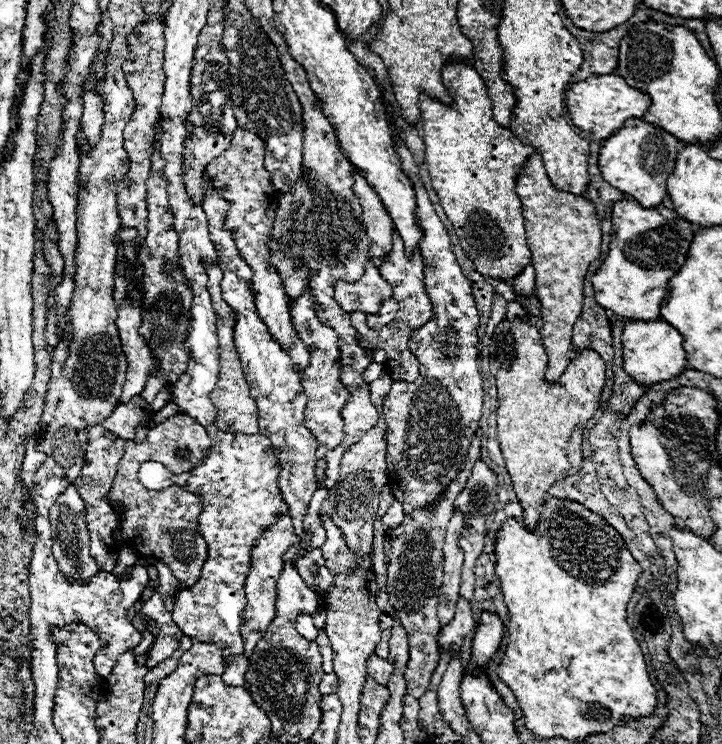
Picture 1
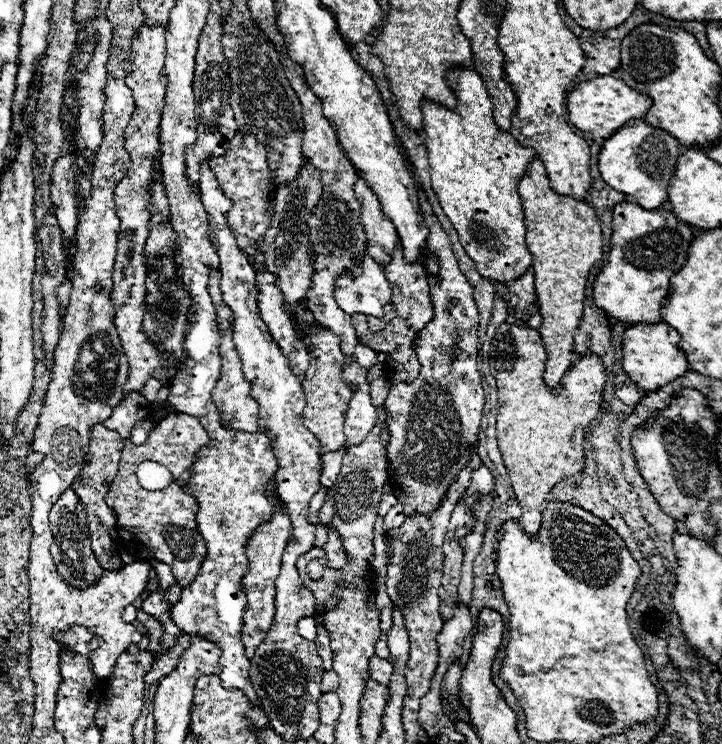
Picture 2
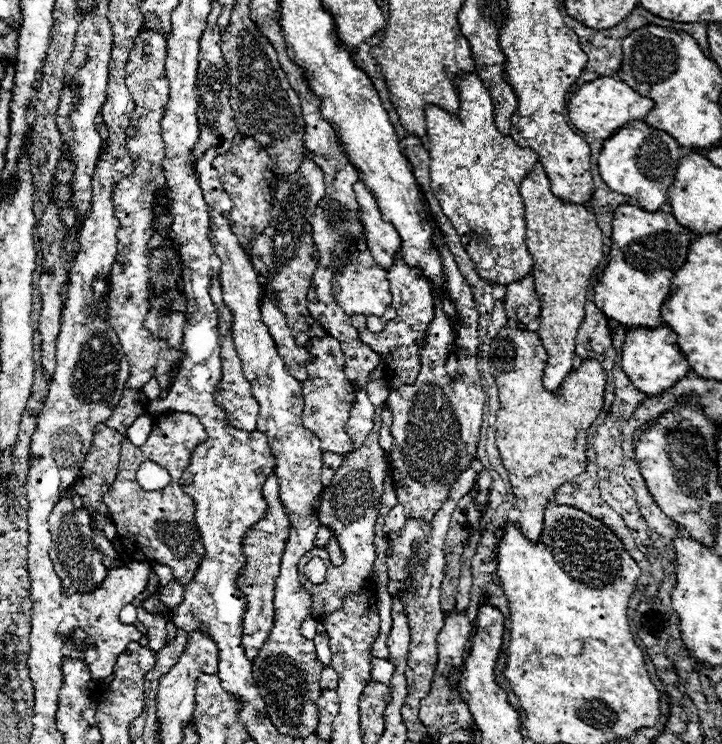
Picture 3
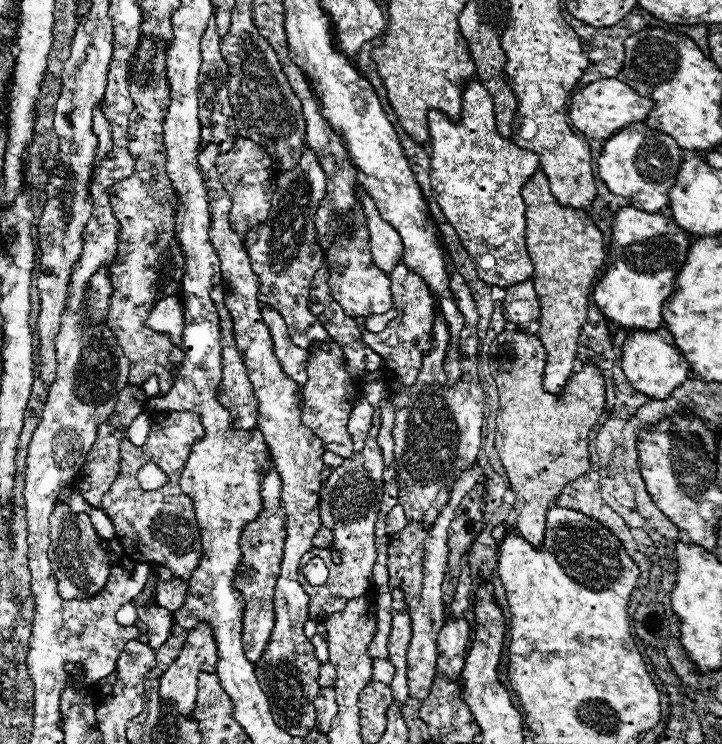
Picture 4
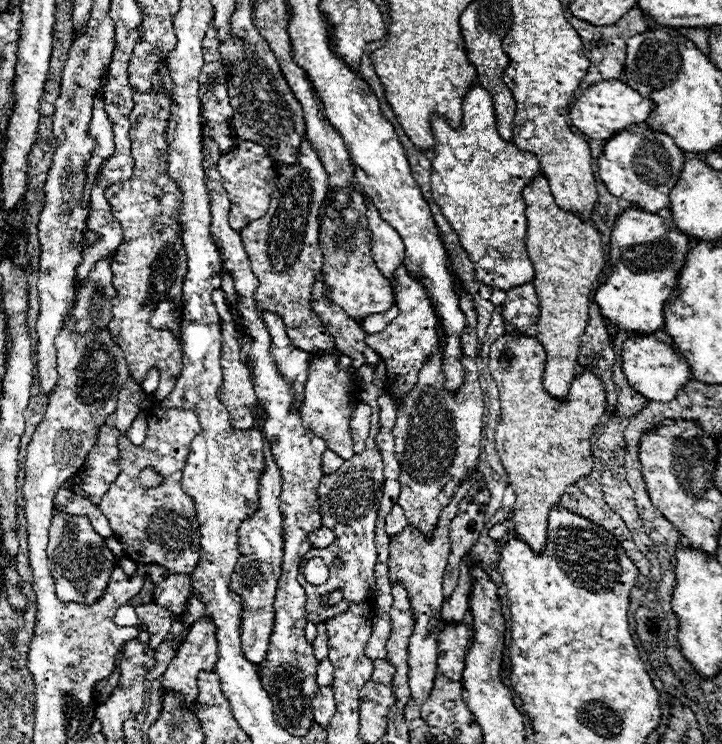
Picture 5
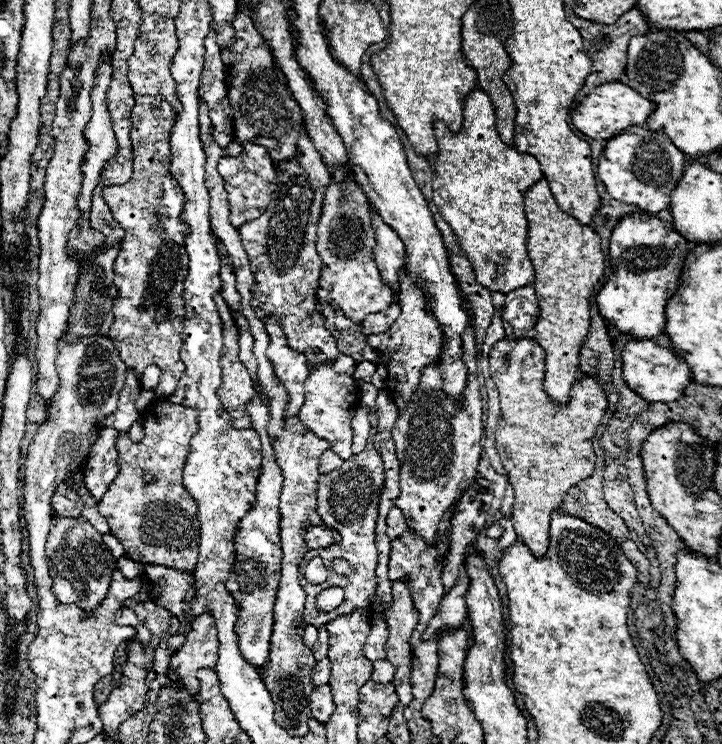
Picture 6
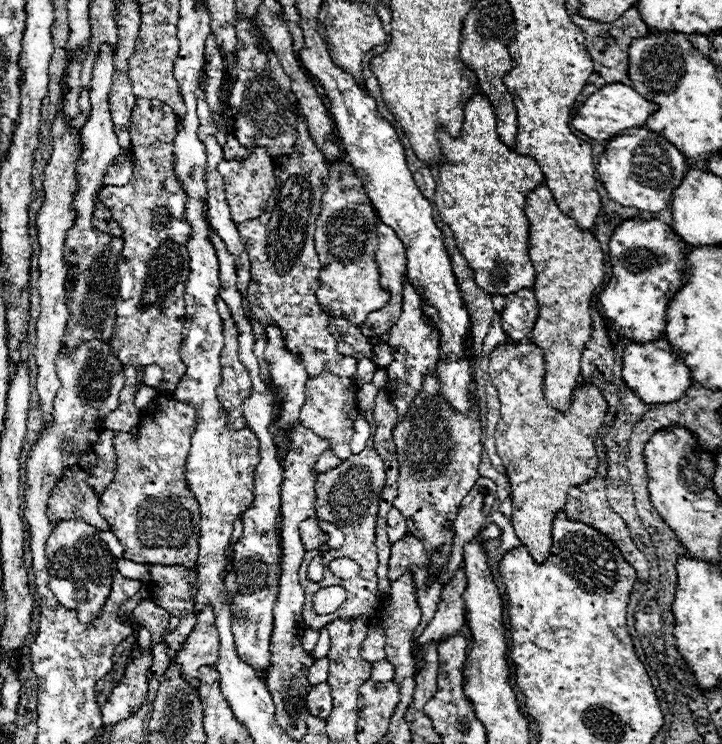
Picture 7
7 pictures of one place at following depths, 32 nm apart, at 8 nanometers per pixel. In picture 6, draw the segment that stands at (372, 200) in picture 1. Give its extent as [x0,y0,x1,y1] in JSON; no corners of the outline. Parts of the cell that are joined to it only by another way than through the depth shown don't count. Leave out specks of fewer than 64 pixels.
[370,210,404,288]

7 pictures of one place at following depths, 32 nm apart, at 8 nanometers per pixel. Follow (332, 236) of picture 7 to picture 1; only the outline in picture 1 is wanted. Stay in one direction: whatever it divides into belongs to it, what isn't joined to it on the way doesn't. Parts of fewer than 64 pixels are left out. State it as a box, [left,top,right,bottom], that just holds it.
[334,262,392,314]

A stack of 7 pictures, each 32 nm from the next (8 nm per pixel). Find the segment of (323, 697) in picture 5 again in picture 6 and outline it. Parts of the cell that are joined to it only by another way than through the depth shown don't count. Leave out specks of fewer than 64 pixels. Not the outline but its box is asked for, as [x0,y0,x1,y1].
[310,686,334,724]

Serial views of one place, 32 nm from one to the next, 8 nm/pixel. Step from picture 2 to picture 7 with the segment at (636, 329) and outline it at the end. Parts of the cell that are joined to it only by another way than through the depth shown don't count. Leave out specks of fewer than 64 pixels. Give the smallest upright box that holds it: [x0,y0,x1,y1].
[622,336,692,402]

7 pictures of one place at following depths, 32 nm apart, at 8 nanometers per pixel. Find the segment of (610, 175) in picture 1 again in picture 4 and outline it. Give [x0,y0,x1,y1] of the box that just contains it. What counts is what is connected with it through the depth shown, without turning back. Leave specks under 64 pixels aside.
[598,122,684,212]

